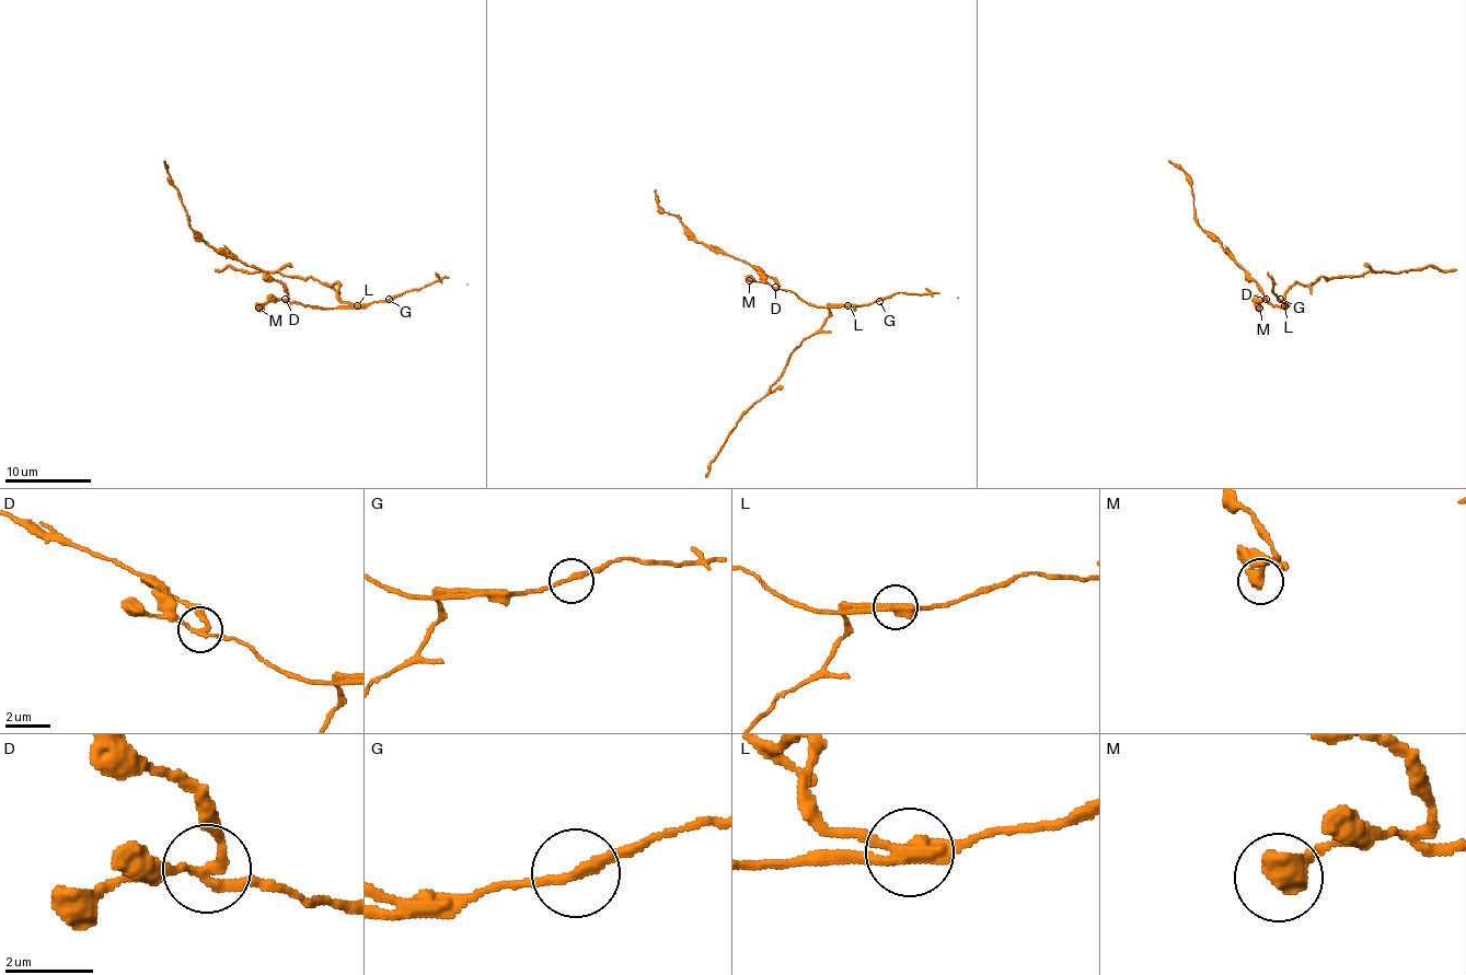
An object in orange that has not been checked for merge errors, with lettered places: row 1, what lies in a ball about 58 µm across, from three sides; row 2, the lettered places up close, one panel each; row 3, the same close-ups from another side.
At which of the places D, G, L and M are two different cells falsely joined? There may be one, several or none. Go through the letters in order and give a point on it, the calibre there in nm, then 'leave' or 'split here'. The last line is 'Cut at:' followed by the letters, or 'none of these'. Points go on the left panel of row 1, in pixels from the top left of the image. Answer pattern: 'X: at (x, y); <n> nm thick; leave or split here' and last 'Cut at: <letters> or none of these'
D: at (285, 299); 170 nm thick; split here
G: at (389, 299); 200 nm thick; leave
L: at (357, 305); 340 nm thick; split here
M: at (258, 308); 600 nm thick; leave
Cut at: D, L

